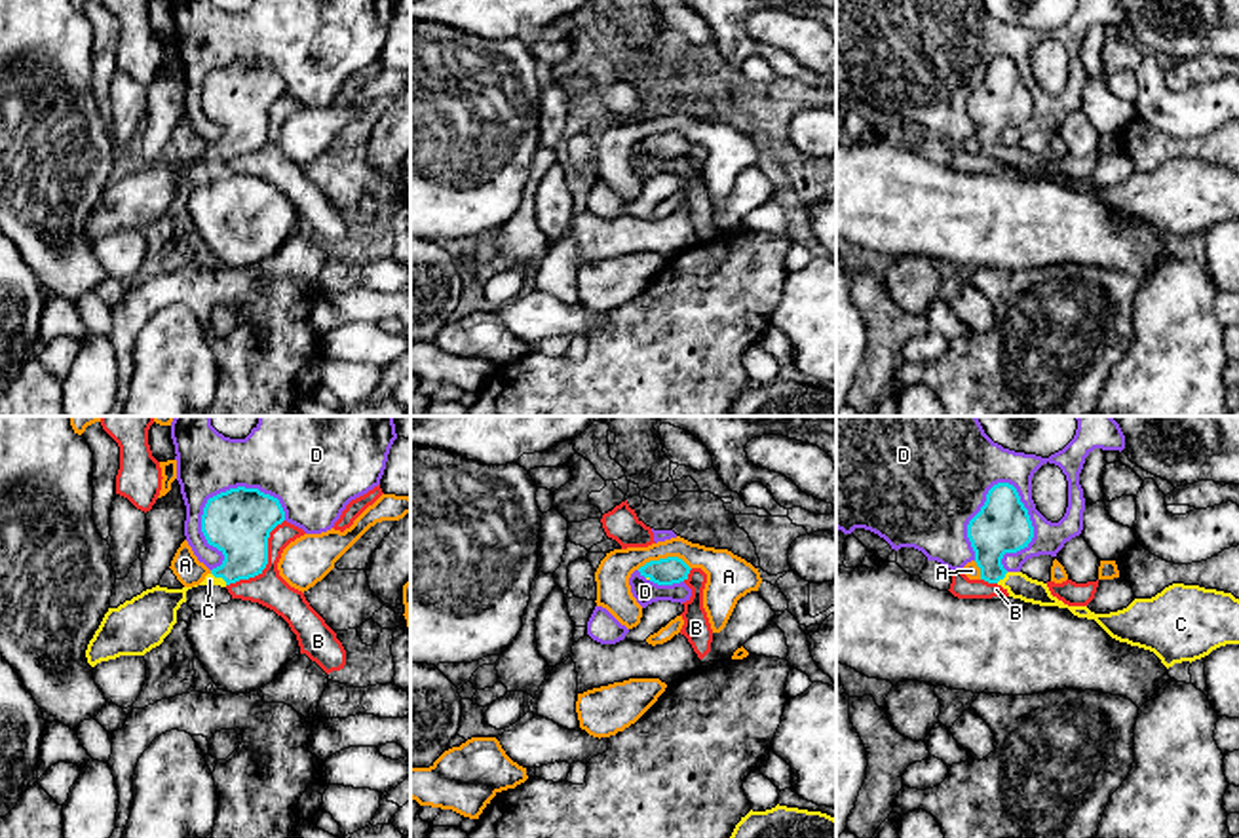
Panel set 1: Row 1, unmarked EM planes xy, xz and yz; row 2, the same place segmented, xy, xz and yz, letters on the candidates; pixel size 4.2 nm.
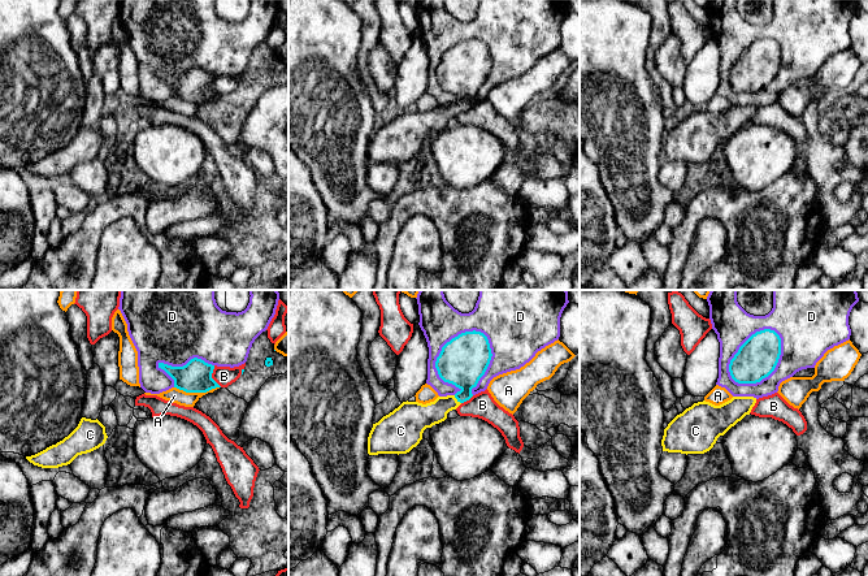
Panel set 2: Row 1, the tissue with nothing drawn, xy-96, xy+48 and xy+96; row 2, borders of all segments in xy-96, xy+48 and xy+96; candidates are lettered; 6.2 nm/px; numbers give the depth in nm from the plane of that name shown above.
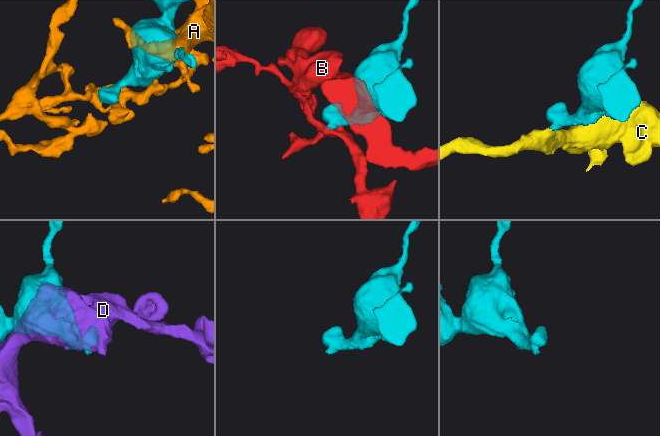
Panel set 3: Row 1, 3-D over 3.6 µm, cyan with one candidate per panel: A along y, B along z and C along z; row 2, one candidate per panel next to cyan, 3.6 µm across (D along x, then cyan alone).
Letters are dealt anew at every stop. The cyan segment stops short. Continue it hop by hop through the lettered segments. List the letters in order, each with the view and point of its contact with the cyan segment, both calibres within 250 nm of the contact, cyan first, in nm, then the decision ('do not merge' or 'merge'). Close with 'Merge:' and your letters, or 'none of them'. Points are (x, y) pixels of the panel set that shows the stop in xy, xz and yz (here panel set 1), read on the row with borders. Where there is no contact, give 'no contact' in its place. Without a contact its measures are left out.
A: meets cyan in xz at (664, 559); 120 nm thick on the cyan side, 140 nm on the other; do not merge
B: meets cyan in xy at (266, 563); 280 nm thick on the cyan side, 150 nm on the other; do not merge
C: meets cyan in xy at (219, 576); 280 nm thick on the cyan side, 50 nm on the other; merge
D: meets cyan in yz at (1032, 527); 240 nm thick on the cyan side, 140 nm on the other; do not merge
Merge: C

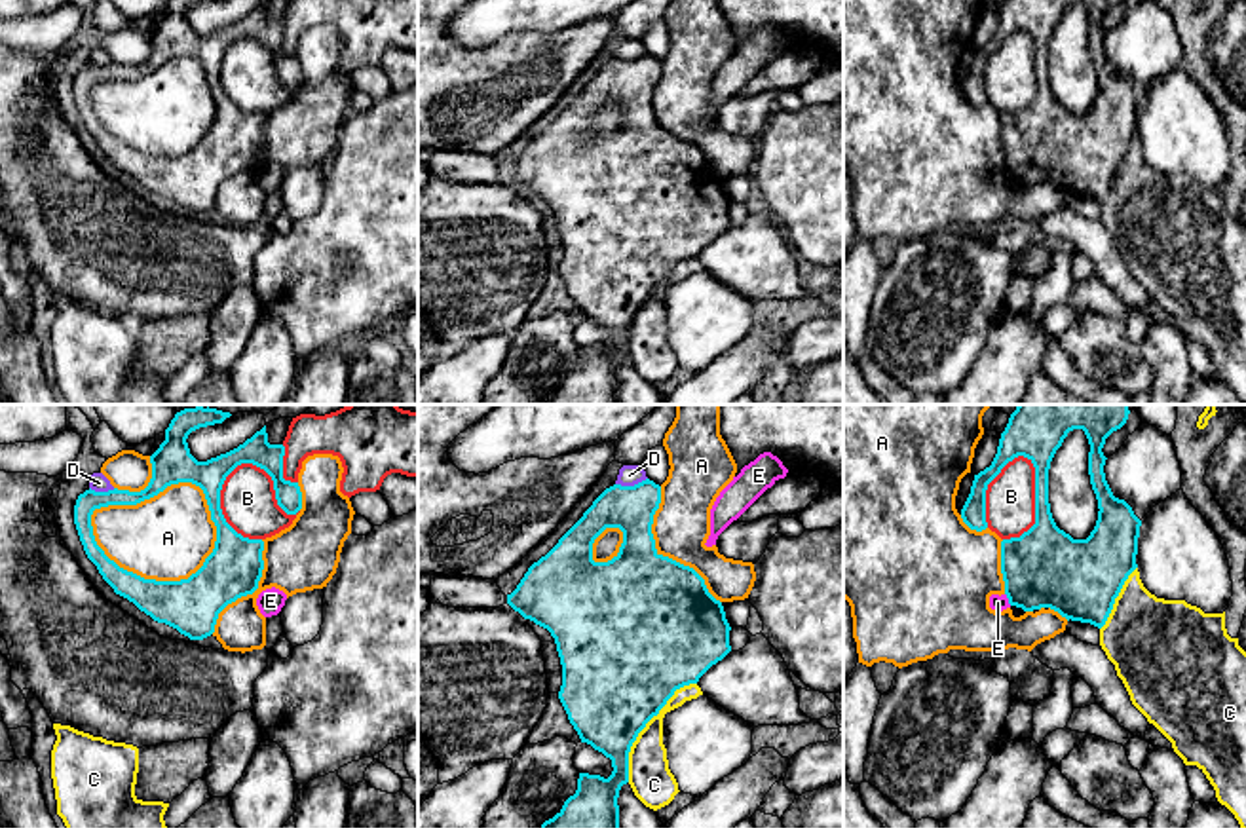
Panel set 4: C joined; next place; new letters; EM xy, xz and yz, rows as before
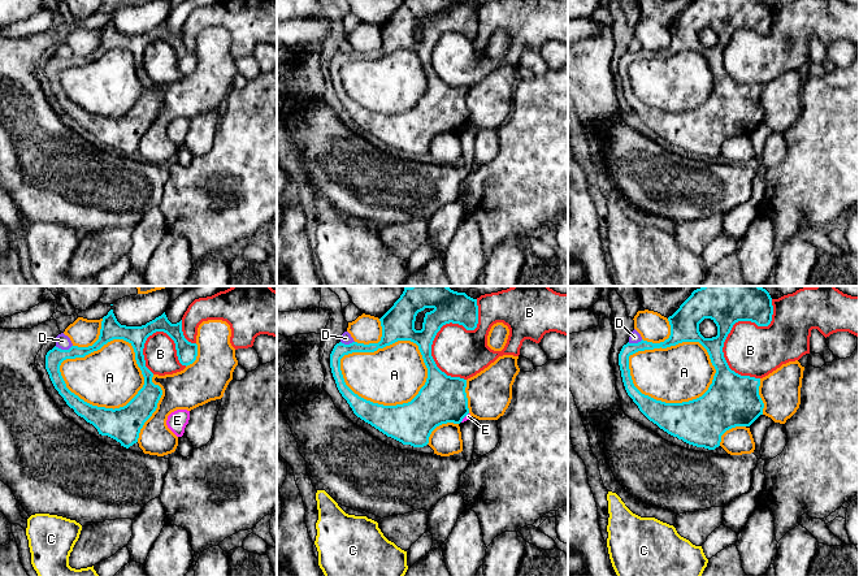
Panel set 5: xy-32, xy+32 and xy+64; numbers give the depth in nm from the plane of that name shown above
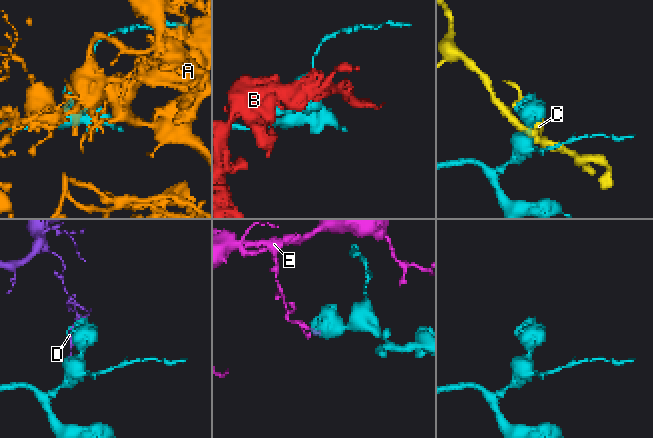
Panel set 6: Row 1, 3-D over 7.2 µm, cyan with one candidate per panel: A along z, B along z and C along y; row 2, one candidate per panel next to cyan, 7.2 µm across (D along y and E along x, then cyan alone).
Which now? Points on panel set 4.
A: meets cyan in xy at (171, 483); 170 nm thick on the cyan side, 360 nm on the other; do not merge
B: meets cyan in yz at (1036, 504); 300 nm thick on the cyan side, 200 nm on the other; do not merge
C: meets cyan in xz at (644, 726); 460 nm thick on the cyan side, 180 nm on the other; do not merge
D: meets cyan in xz at (631, 487); 200 nm thick on the cyan side, 90 nm on the other; do not merge
E: meets cyan in yz at (1007, 597); 340 nm thick on the cyan side, 70 nm on the other; do not merge
Merge: none of them

